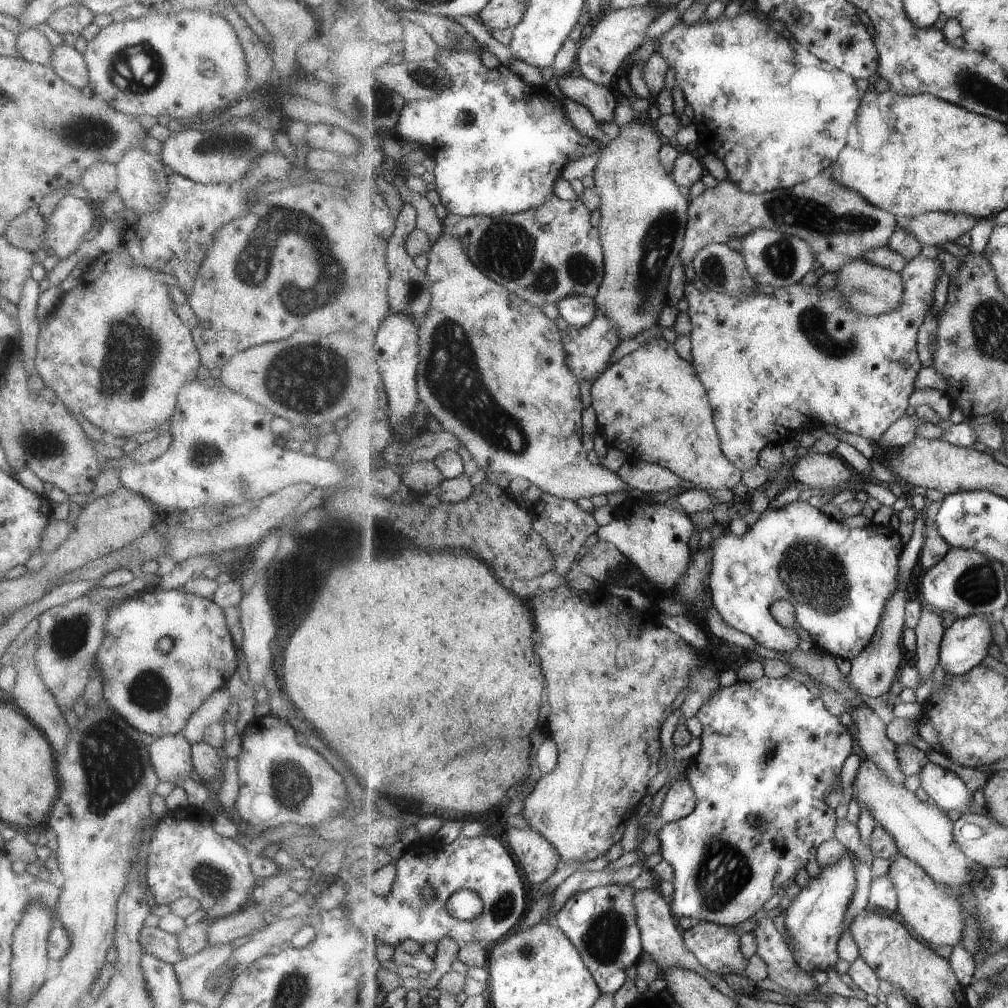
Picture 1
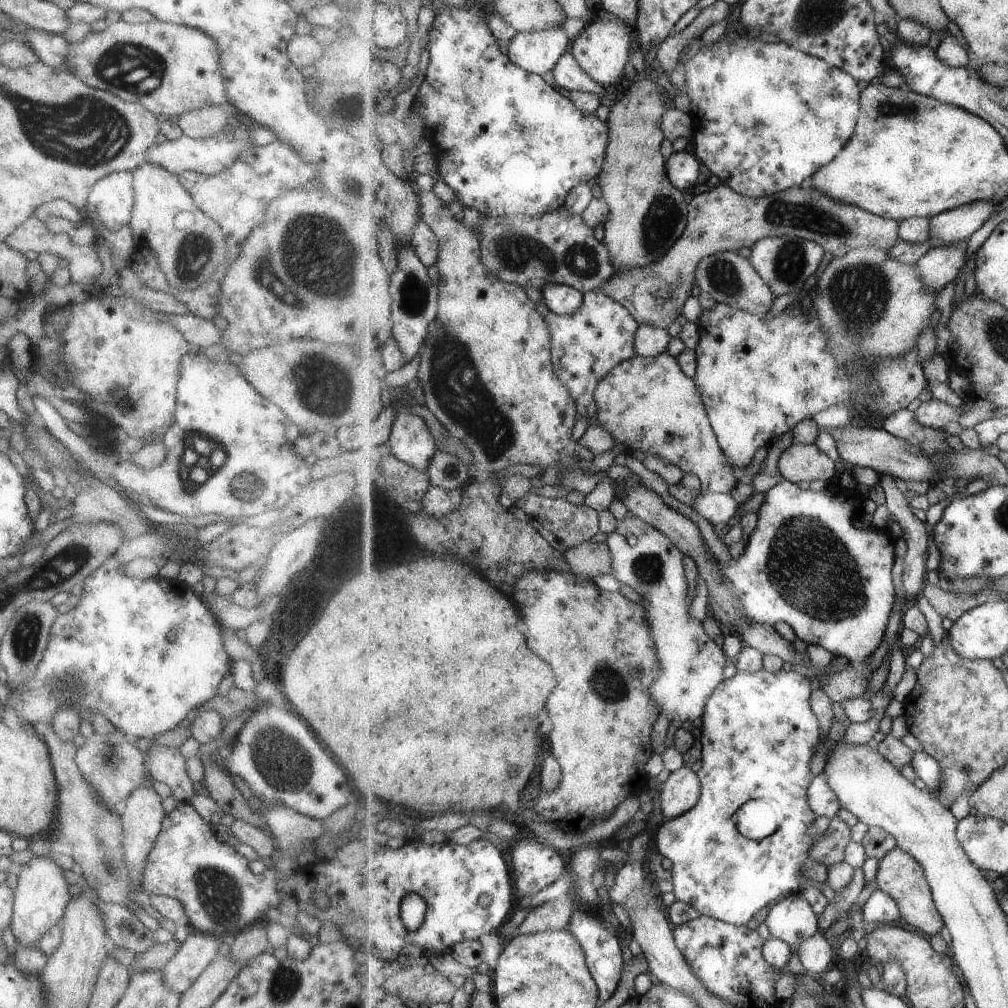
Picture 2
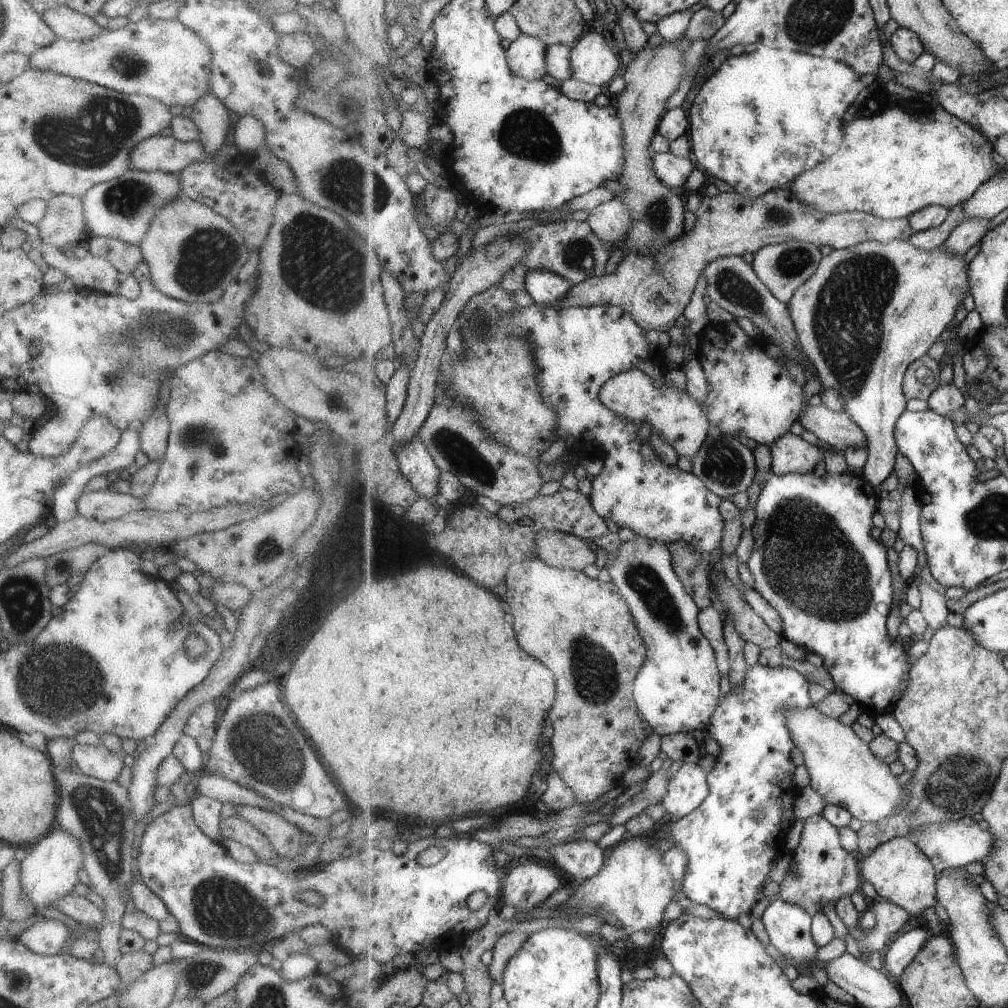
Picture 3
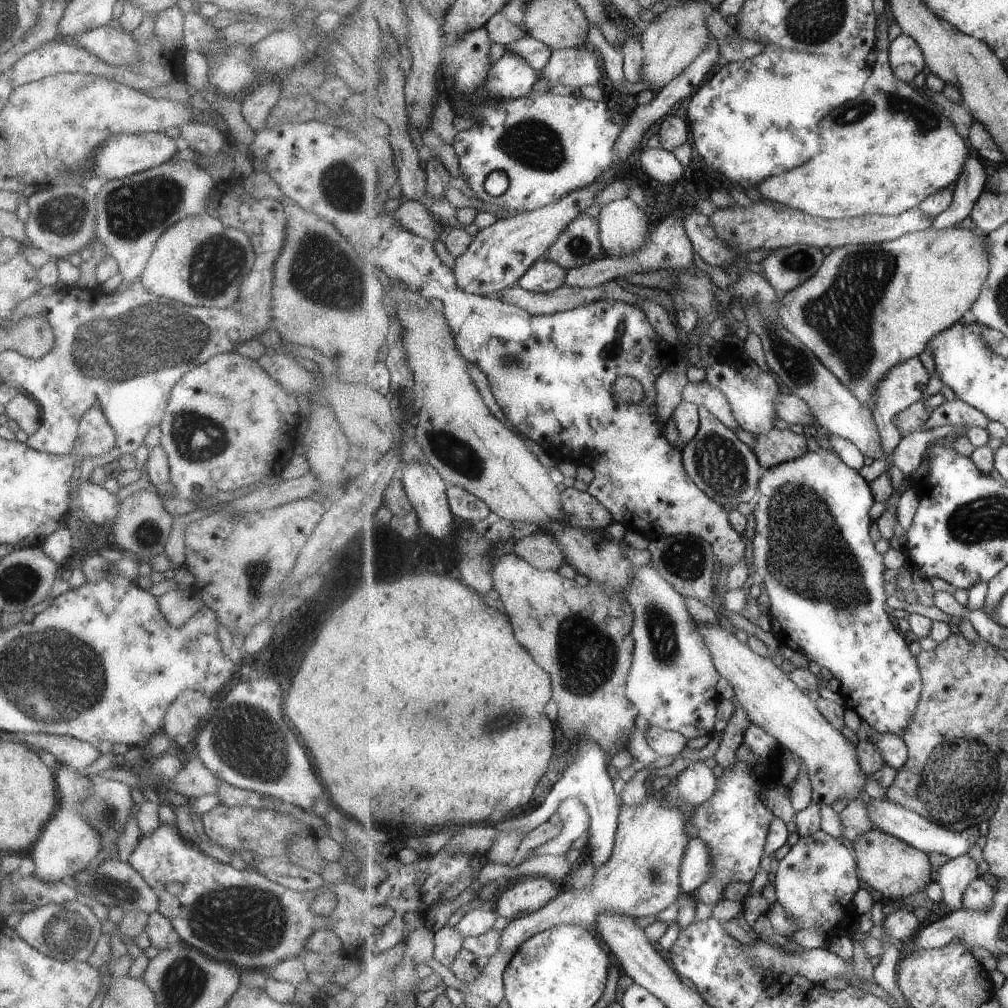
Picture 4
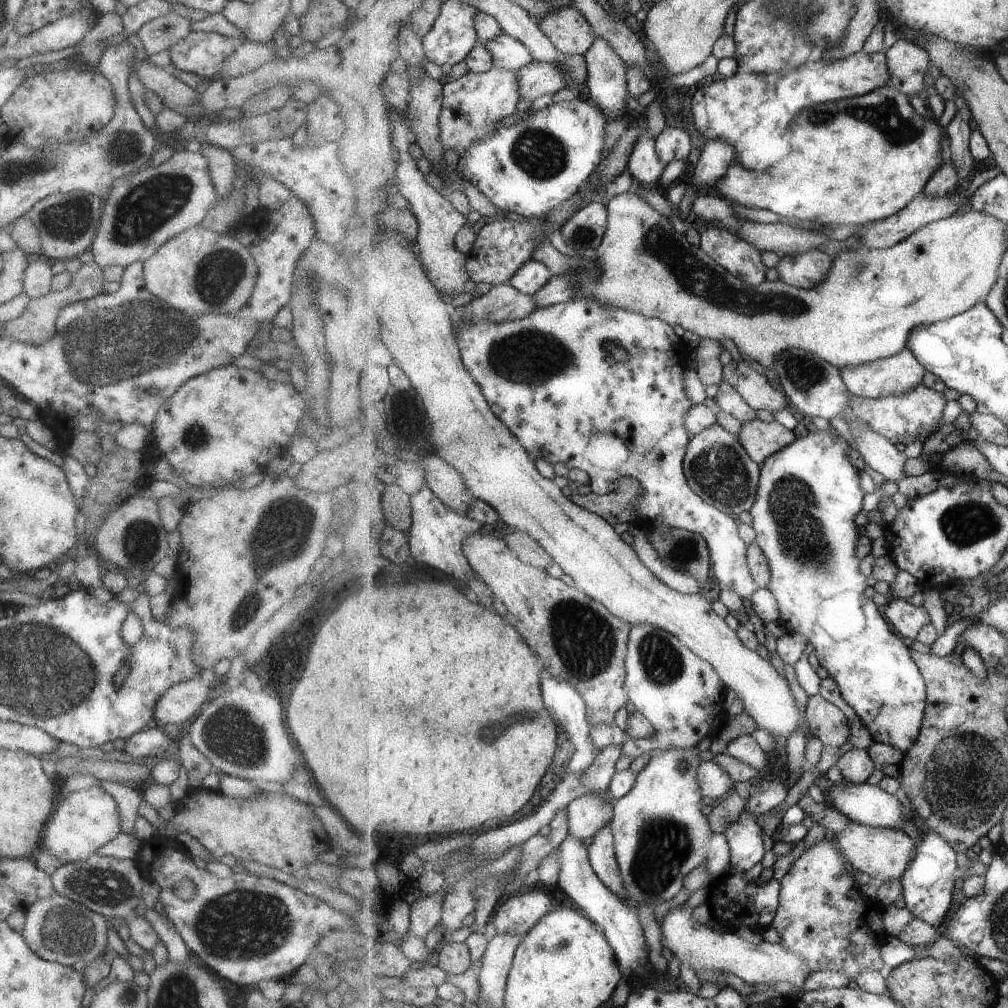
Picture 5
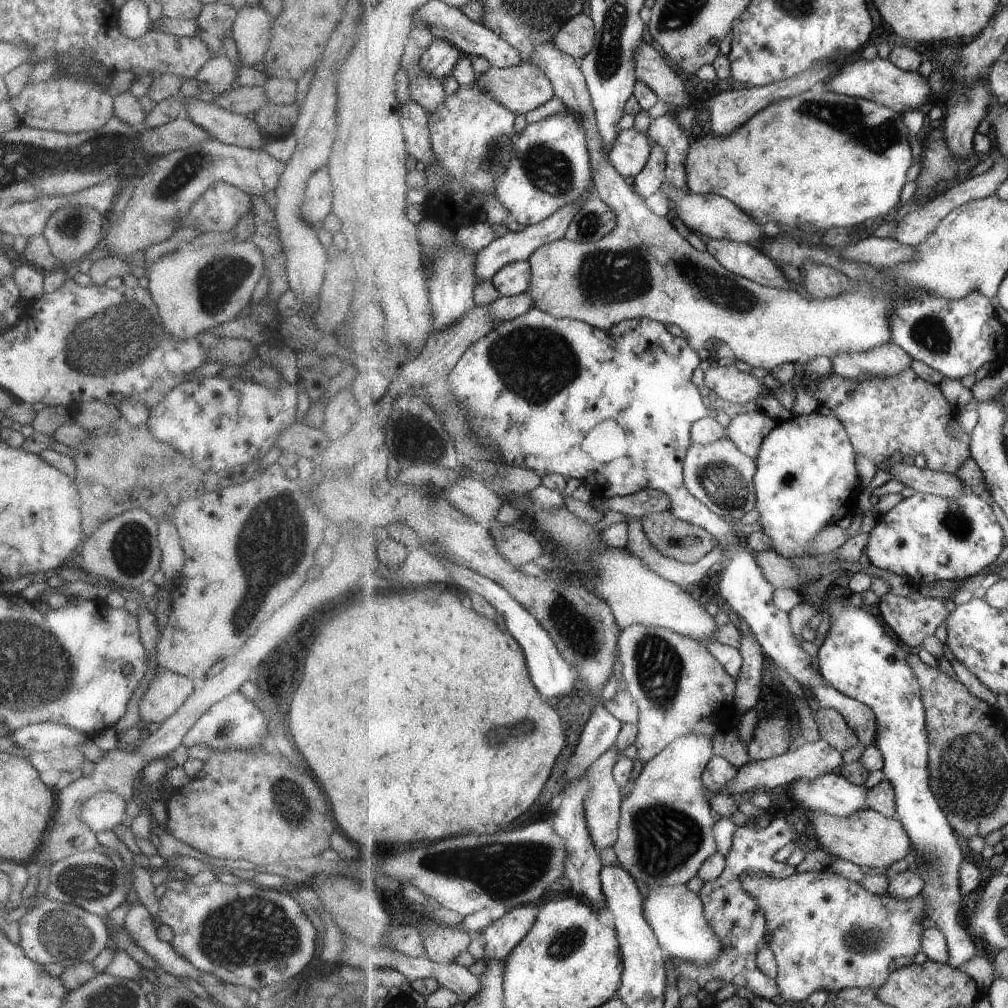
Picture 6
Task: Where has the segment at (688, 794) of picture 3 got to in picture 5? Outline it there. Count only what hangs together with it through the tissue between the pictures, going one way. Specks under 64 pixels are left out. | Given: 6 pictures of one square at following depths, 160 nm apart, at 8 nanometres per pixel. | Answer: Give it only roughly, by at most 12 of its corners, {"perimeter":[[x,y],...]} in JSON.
{"perimeter":[[715,759],[700,764],[704,796],[714,802],[732,791],[736,780]]}

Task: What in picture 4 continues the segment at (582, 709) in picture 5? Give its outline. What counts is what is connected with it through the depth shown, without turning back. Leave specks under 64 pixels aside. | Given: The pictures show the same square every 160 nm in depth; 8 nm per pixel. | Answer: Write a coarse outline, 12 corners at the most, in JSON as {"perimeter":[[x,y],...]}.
{"perimeter":[[581,739],[572,764],[530,813],[534,829],[564,799],[590,814],[588,859],[613,856],[622,799],[607,751]]}

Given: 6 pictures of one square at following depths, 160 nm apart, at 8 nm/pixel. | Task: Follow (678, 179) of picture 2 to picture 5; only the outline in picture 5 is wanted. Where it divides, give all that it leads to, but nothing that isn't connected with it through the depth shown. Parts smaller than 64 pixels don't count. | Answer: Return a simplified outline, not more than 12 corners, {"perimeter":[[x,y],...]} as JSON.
{"perimeter":[[656,138],[635,144],[628,172],[635,183],[659,185],[666,164]]}

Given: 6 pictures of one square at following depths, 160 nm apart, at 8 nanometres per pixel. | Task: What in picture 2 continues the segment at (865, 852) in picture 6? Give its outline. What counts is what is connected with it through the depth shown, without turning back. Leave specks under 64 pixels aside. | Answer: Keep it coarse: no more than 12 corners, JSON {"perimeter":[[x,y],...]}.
{"perimeter":[[897,846],[879,861],[877,888],[930,936],[943,928],[924,866]]}

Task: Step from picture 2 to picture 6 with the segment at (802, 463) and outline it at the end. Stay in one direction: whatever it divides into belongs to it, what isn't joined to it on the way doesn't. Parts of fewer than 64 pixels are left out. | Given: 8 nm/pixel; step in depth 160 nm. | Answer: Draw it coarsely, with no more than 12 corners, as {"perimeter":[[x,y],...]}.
{"perimeter":[[741,412],[728,424],[728,438],[756,459],[778,427],[768,413]]}

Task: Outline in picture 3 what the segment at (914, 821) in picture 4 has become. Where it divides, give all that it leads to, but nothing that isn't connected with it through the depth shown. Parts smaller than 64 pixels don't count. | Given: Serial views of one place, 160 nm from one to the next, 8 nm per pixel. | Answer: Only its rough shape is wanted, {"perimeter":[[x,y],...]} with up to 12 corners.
{"perimeter":[[978,823],[929,824],[914,840],[939,872],[983,864],[996,838]]}

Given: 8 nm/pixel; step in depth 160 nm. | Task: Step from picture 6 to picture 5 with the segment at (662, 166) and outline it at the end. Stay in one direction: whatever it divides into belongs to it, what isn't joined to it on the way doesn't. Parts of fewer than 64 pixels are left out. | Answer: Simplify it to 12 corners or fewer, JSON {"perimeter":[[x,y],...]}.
{"perimeter":[[666,127],[656,138],[656,153],[665,164],[686,160],[691,136]]}

